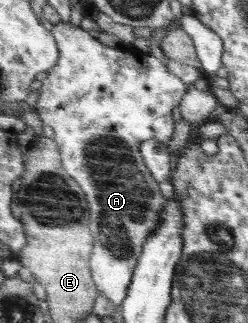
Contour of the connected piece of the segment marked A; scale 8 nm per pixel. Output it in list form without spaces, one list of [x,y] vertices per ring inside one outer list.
[[[70,22],[54,24],[52,32],[58,41],[59,59],[42,80],[36,111],[54,131],[67,174],[88,191],[94,236],[91,276],[99,293],[120,307],[148,237],[162,225],[167,200],[145,166],[139,147],[149,139],[168,142],[173,137],[172,109],[186,94],[186,85],[158,58],[150,54],[136,57],[124,49],[106,47]]]

